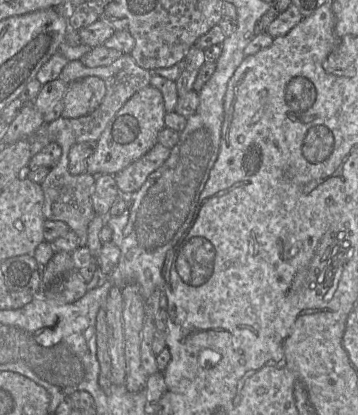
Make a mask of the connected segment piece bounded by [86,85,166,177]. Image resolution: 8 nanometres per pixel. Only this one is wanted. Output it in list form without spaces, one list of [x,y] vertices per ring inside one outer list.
[[[148,85],[136,92],[111,118],[96,143],[93,154],[87,159],[86,170],[97,177],[101,174],[115,175],[131,163],[145,155],[157,142],[158,134],[165,127],[164,116],[166,114],[161,91],[152,85]]]

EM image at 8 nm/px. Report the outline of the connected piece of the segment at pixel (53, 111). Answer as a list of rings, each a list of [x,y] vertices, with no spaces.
[[[57,78],[44,84],[33,101],[36,109],[41,113],[45,124],[49,124],[61,116],[64,95],[69,84]]]

